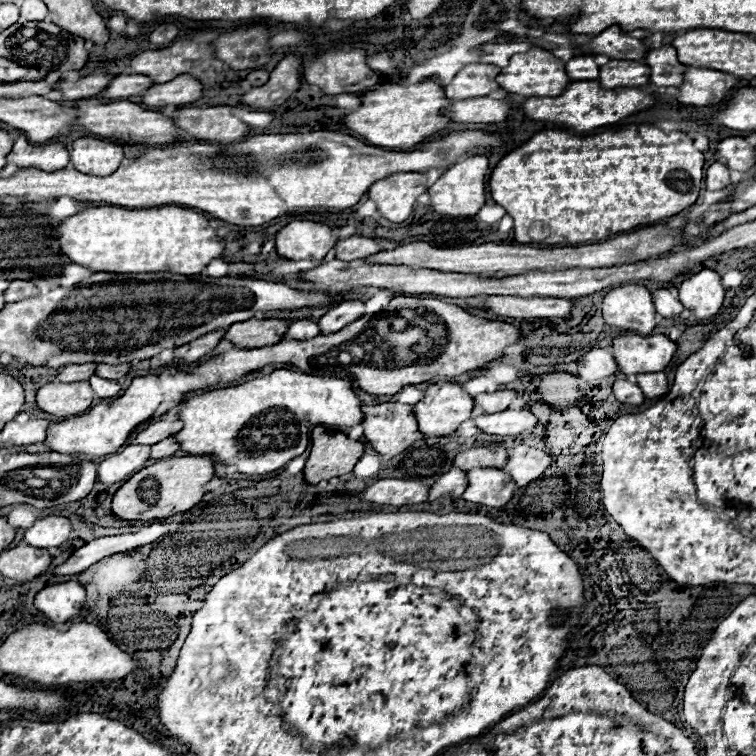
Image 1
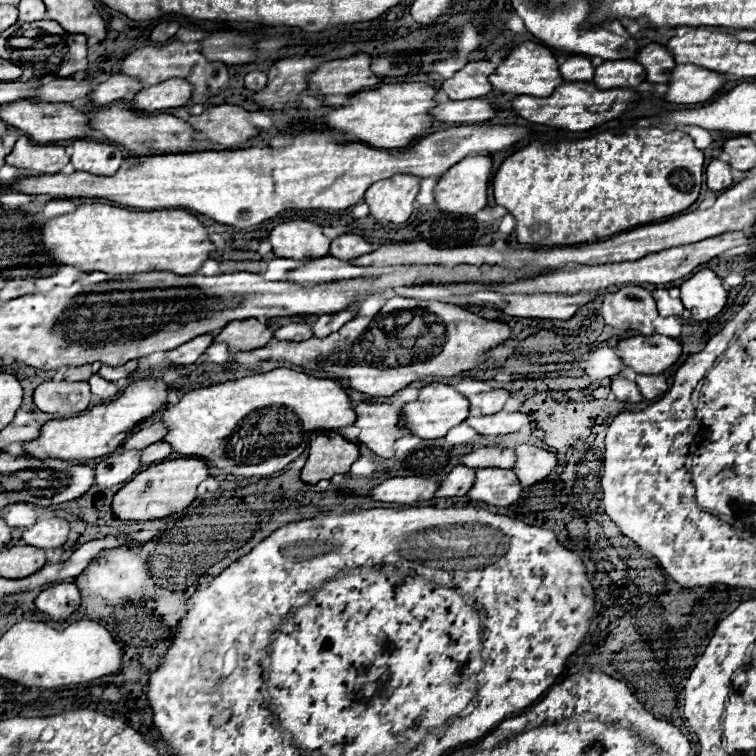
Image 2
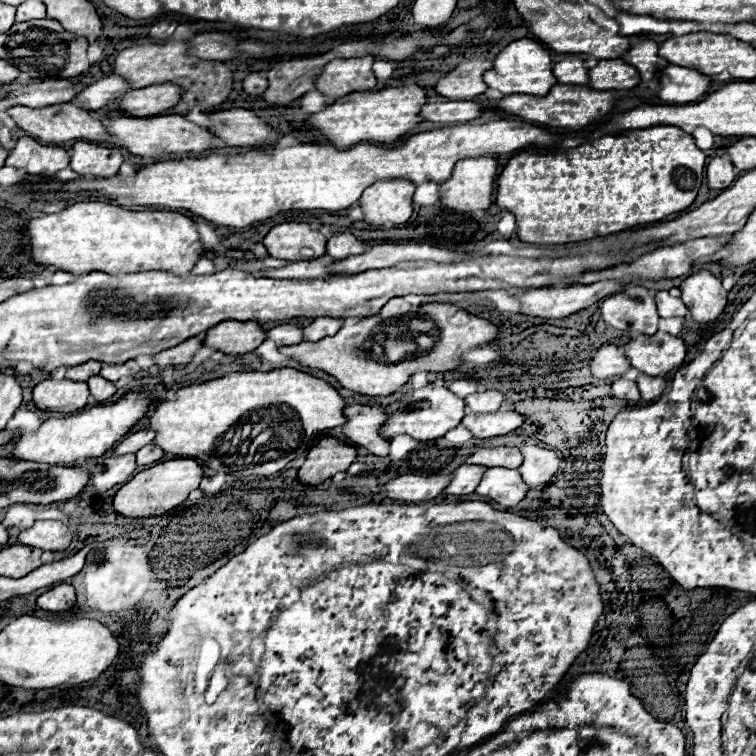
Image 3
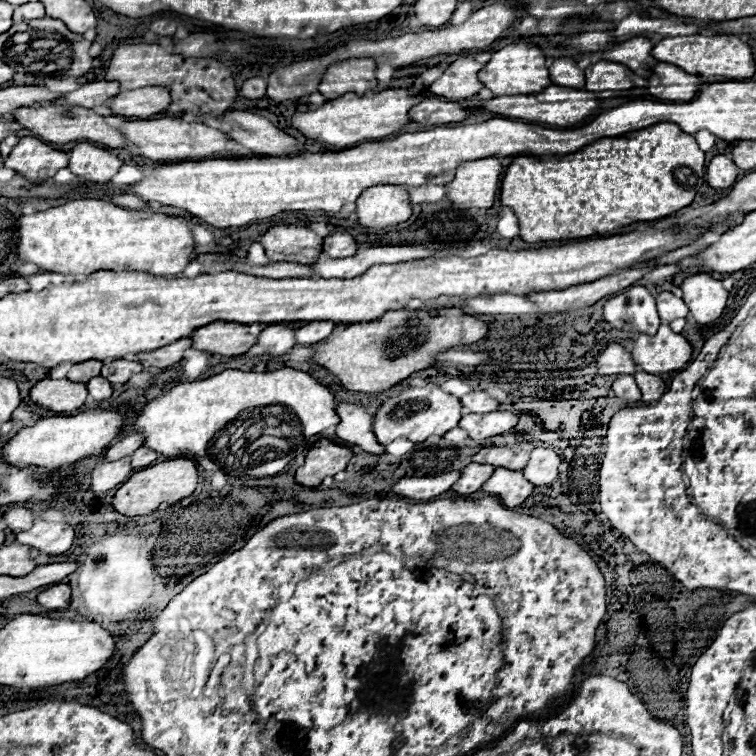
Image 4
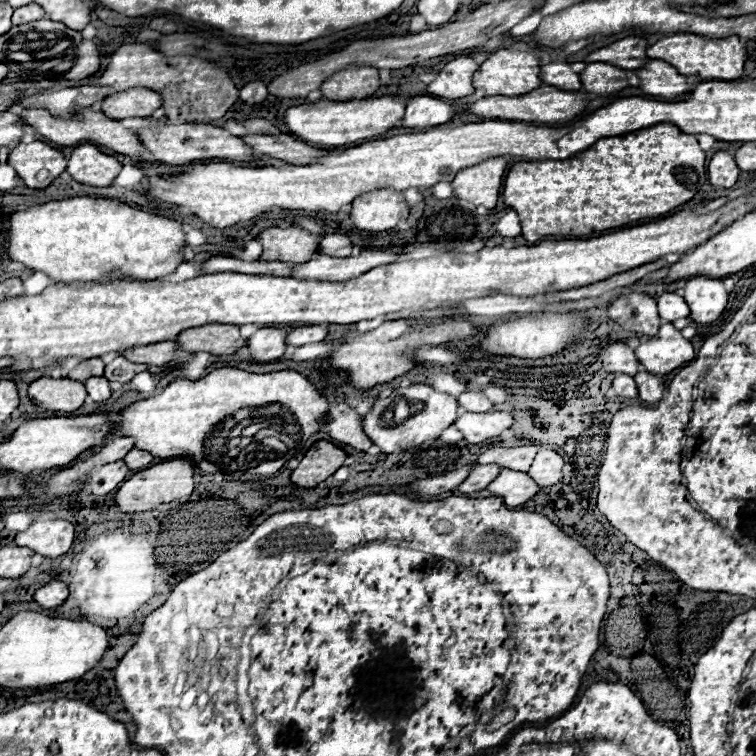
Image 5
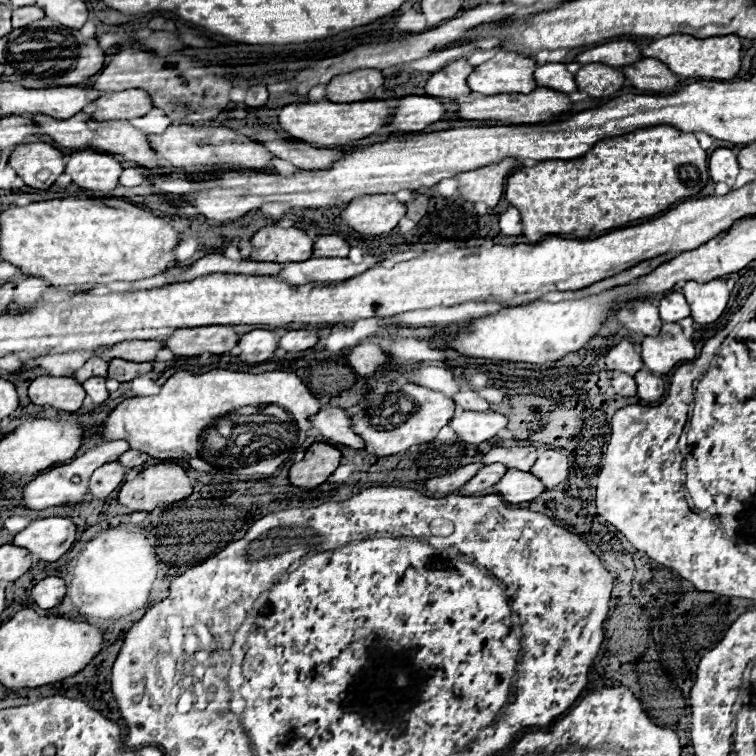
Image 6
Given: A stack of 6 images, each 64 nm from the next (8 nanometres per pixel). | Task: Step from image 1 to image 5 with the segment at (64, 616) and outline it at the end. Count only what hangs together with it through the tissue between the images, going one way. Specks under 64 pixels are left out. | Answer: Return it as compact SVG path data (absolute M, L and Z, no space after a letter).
M50 580L50 582L46 582L42 588L38 588L34 592L34 600L42 608L62 606L66 598L68 598L68 586L64 582L60 582L60 580Z

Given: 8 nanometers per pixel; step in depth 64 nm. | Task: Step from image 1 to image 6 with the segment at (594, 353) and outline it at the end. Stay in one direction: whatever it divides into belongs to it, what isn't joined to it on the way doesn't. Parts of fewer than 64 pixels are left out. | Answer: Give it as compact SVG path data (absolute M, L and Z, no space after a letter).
M620 342L606 354L606 370L618 370L634 376L642 368L644 362L632 342Z

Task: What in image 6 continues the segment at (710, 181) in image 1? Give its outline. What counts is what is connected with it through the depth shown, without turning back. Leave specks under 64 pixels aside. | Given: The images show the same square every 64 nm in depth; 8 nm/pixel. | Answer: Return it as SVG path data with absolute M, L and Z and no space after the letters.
M716 148L708 160L708 170L710 170L710 178L714 182L724 182L728 186L734 186L736 176L740 172L734 150L732 148Z

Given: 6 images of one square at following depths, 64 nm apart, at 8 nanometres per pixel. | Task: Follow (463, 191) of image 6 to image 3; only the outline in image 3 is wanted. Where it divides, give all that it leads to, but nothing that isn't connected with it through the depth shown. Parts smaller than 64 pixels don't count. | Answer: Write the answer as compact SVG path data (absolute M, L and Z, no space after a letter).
M486 156L456 162L452 178L440 184L442 204L458 212L490 208L496 168L496 160Z

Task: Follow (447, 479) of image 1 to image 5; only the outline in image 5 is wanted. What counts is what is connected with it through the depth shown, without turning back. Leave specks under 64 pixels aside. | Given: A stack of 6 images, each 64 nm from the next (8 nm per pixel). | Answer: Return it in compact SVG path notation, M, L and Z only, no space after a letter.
M476 464L470 472L470 476L458 486L458 490L462 494L470 494L470 492L478 492L478 490L484 490L498 474L500 474L500 468L497 464Z

